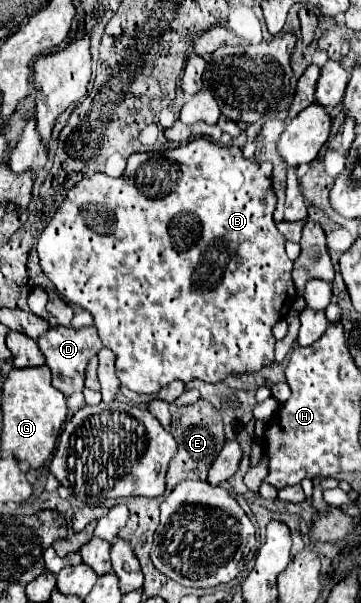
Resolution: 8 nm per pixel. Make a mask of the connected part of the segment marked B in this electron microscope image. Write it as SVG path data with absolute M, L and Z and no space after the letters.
M201 137L177 149L165 149L157 153L133 153L127 159L127 167L121 177L113 179L105 173L95 173L91 177L83 177L67 193L65 201L59 205L39 237L37 253L41 259L41 269L55 283L65 301L71 301L93 315L99 339L117 357L115 375L119 377L121 385L129 387L135 393L157 393L161 387L169 385L175 379L183 383L189 383L193 379L219 383L229 375L257 373L259 369L273 363L275 337L271 333L271 327L289 313L293 301L297 299L297 291L291 279L293 261L289 261L289 257L285 255L285 237L279 233L273 221L275 201L277 195L273 191L273 165L245 159L241 149L235 145L221 147Z

